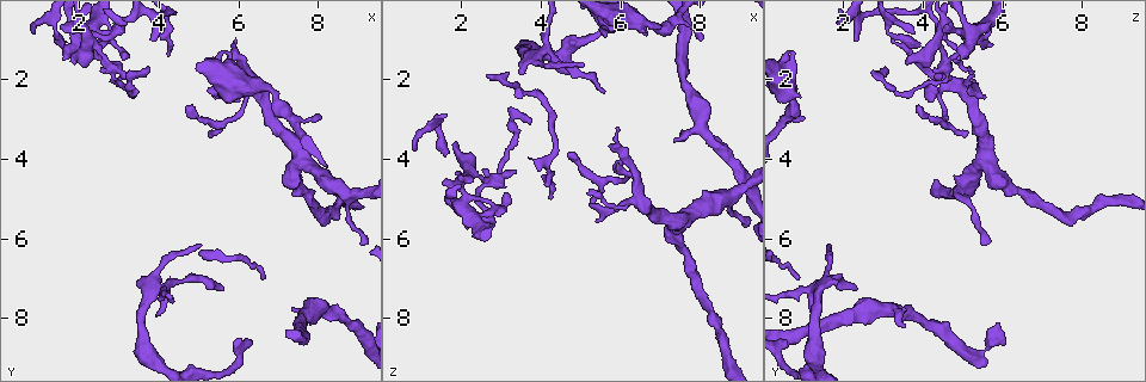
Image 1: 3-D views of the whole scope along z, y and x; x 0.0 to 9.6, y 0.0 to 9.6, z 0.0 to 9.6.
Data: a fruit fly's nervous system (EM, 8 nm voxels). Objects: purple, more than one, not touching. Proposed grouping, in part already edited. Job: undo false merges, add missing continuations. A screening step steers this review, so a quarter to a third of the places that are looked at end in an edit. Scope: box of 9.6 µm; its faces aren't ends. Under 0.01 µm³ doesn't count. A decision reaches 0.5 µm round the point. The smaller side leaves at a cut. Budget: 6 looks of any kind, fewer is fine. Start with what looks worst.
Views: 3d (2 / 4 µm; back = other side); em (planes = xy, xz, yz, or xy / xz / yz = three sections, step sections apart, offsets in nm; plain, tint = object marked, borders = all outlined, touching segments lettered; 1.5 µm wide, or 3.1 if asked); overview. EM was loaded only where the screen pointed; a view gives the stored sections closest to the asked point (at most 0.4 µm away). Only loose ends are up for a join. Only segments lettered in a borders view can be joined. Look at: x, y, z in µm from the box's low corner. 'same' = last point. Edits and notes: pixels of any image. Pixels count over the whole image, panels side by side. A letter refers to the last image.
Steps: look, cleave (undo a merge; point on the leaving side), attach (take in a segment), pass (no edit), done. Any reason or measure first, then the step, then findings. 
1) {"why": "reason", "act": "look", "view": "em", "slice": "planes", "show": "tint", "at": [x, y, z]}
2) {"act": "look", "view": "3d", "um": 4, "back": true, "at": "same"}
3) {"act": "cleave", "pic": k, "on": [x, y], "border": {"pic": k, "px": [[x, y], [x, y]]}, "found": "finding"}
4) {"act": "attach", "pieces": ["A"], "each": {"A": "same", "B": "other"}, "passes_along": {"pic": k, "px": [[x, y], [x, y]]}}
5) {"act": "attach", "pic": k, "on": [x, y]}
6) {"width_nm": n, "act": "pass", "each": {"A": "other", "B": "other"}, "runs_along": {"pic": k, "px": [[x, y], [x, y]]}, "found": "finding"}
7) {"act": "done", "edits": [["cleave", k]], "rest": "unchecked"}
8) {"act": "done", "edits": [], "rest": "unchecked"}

{"why": "tapers out", "act": "look", "view": "em", "slice": "xz", "step": 4, "show": "tint", "at": [5.60, 7.25, 2.35]}

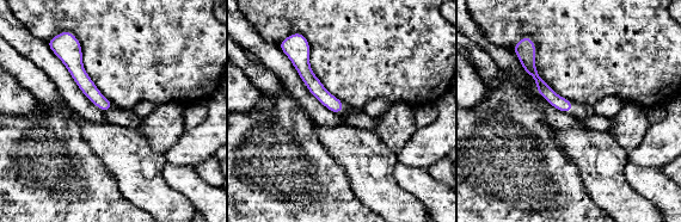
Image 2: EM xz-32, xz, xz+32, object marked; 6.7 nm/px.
{"act": "look", "view": "em", "slice": "xz", "step": 4, "show": "borders", "at": "same"}

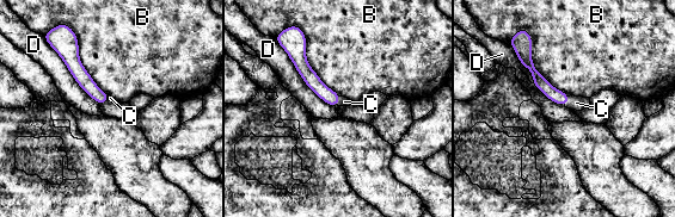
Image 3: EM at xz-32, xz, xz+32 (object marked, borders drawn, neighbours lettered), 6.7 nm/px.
{"width_nm": 90, "act": "attach", "pieces": ["C"], "each": {"B": "other", "C": "same", "D": "other"}, "found": "the neuron continues"}

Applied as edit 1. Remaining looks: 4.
{"why": "sharp bend", "act": "look", "view": "em", "slice": "planes", "show": "borders", "at": [3.25, 1.95, 2.85]}

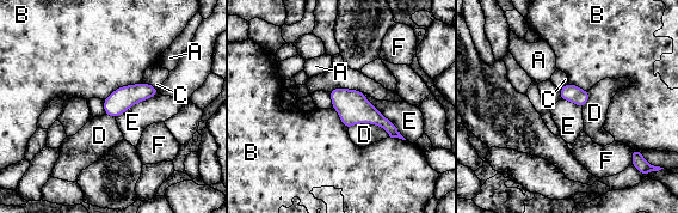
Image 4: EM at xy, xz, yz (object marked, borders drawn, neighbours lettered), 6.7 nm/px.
{"act": "pass", "each": {"A": "other", "B": "other", "C": "other", "D": "other", "E": "other", "F": "other"}, "border": {"pic": 4, "px": [[363, 93], [406, 139]]}, "found": "one neuron here"}

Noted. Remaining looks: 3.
{"why": "tapers out", "act": "look", "view": "em", "slice": "xz", "step": 8, "show": "borders", "at": [5.15, 1.50, 4.90]}

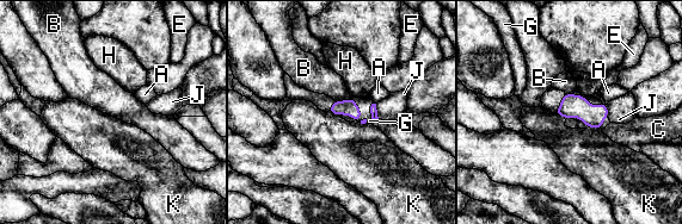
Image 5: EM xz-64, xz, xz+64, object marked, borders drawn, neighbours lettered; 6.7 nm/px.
{"width_nm": 100, "act": "attach", "pieces": ["G"], "each": {"A": "other", "B": "other", "C": "other", "E": "other", "G": "same", "H": "other", "J": "other", "K": "other"}, "found": "the neuron continues"}

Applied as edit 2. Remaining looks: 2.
{"act": "done", "edits": [["attach", 3], ["attach", 5]], "rest": "unchecked"}

